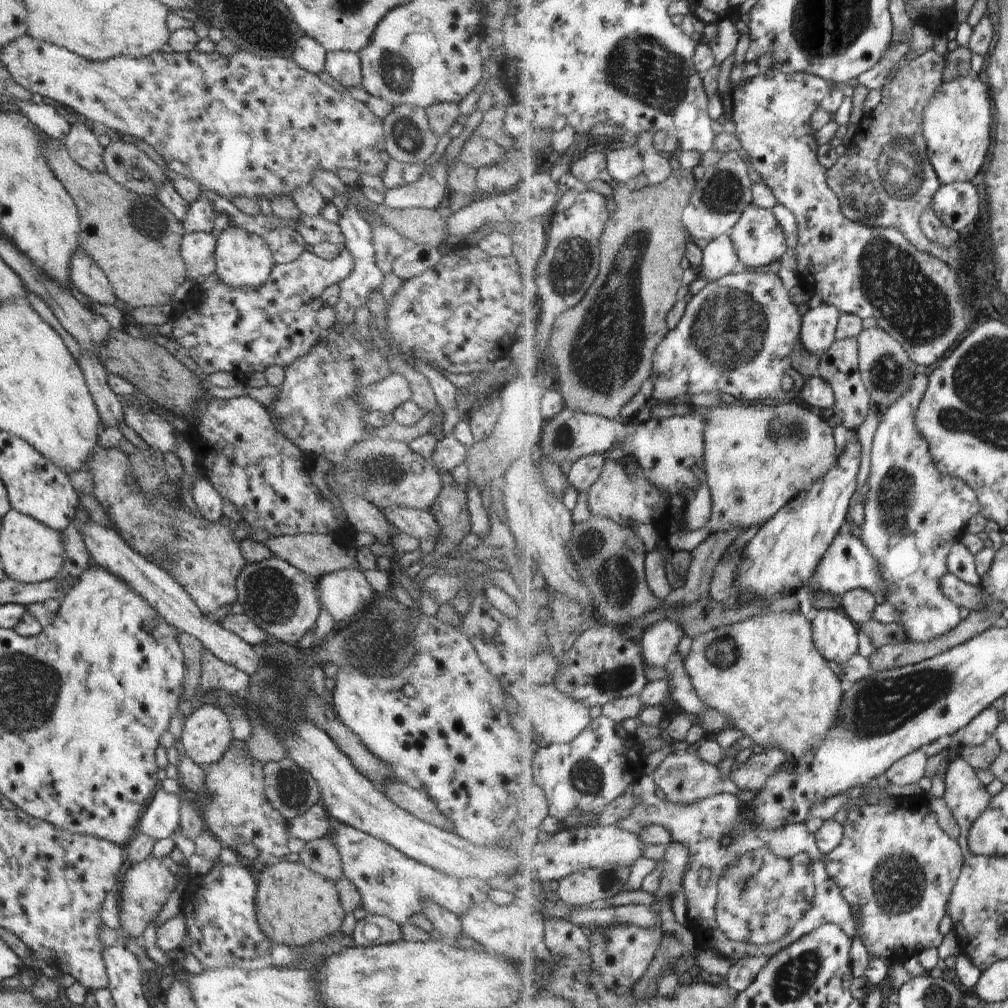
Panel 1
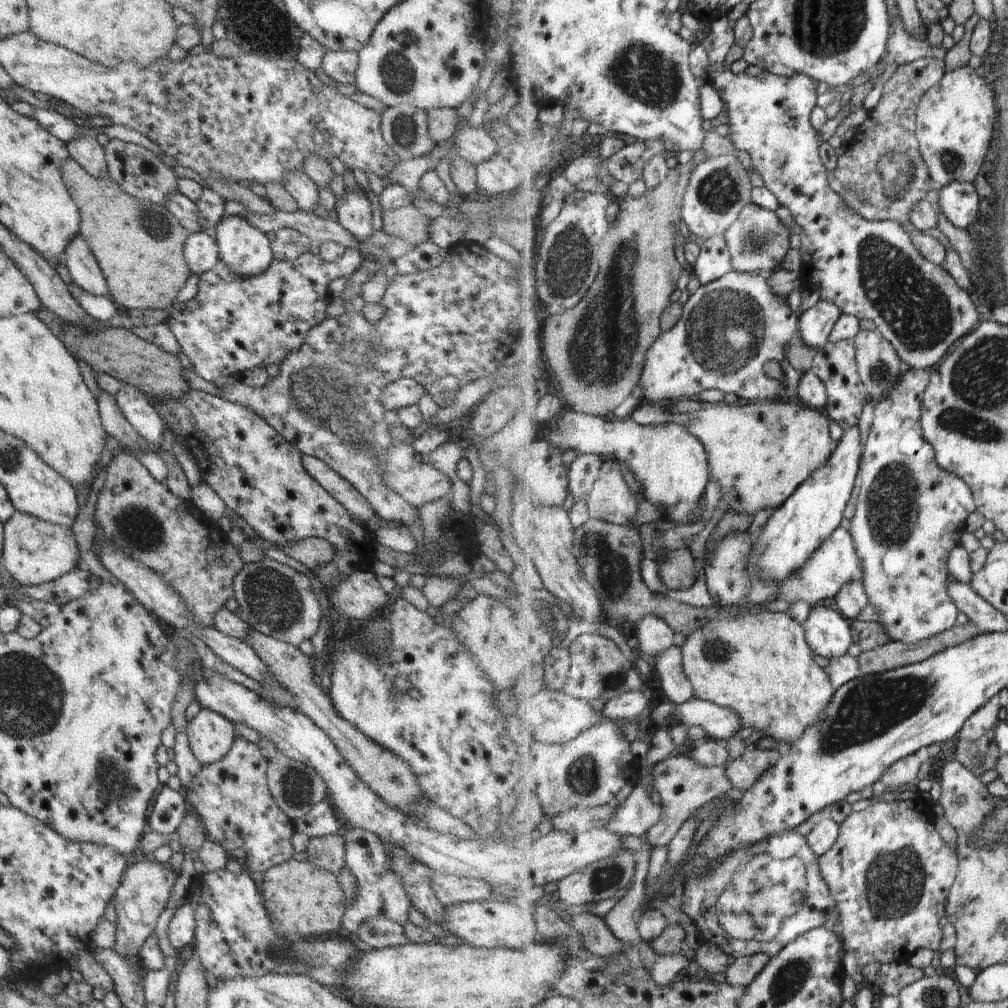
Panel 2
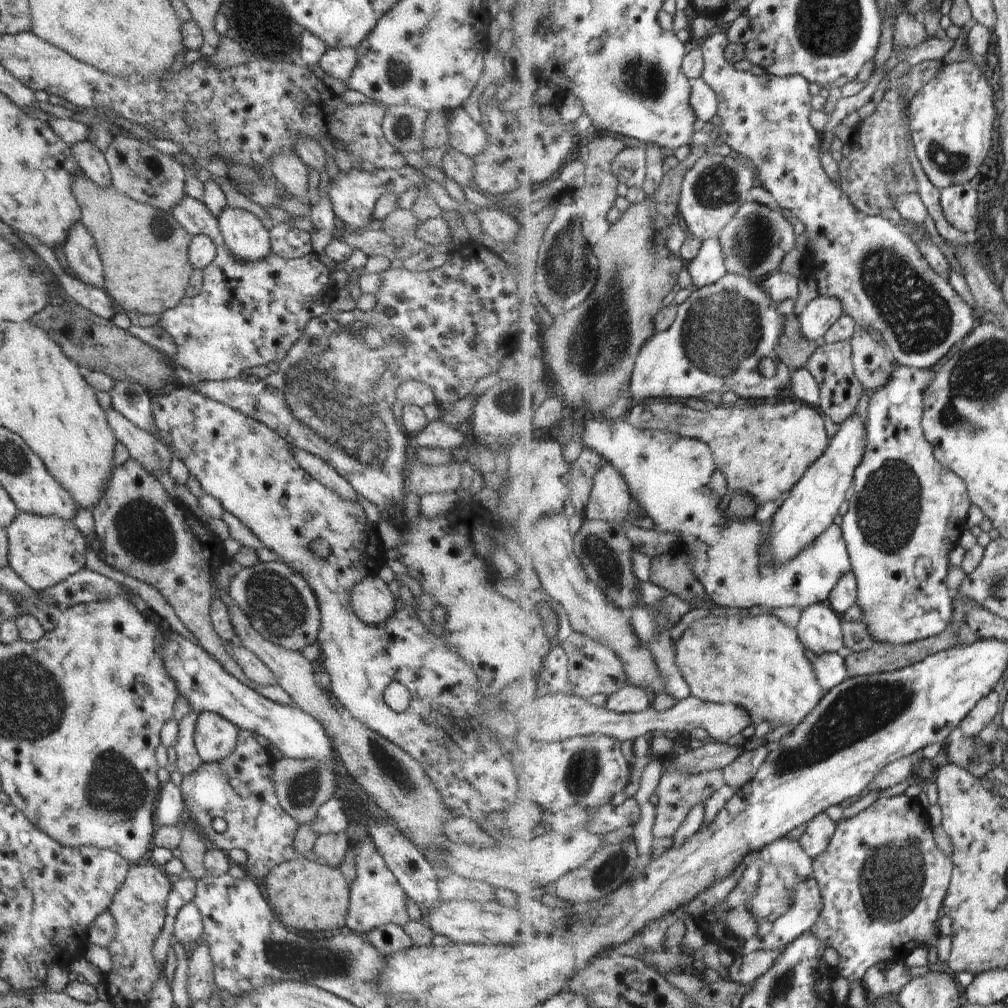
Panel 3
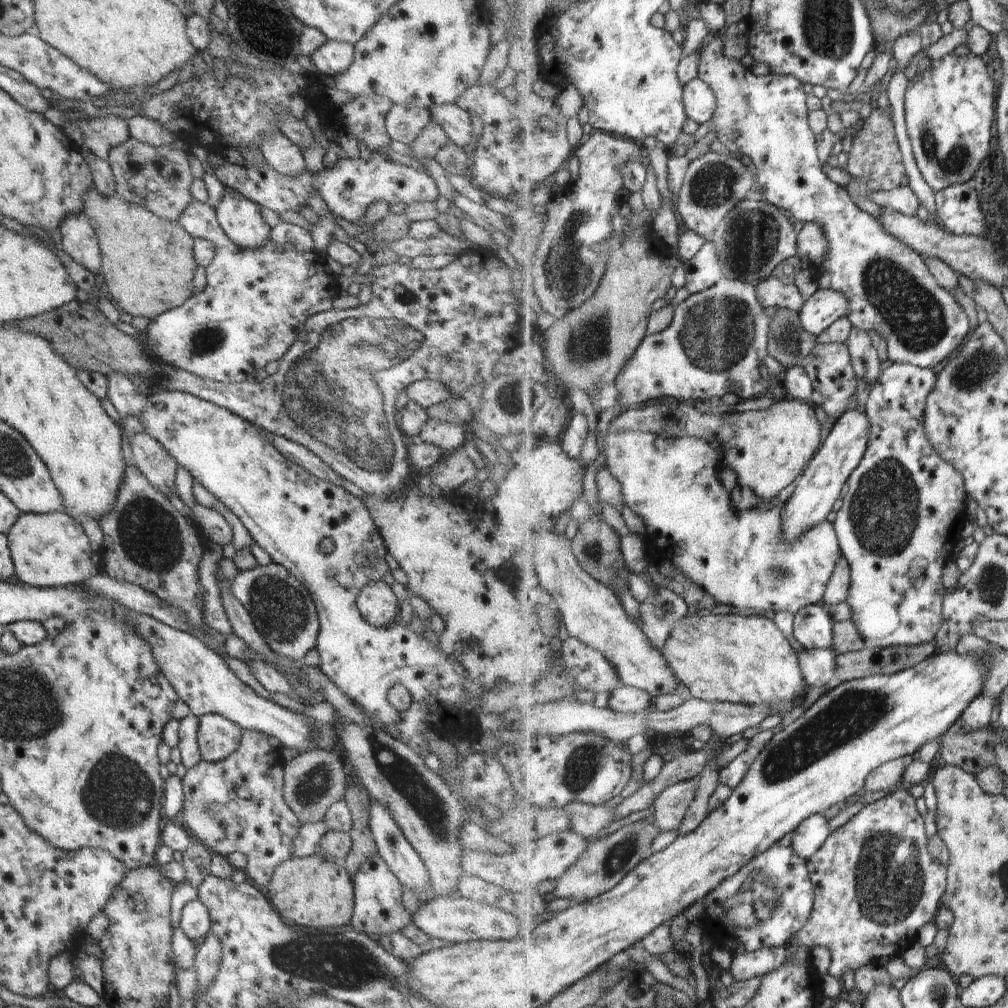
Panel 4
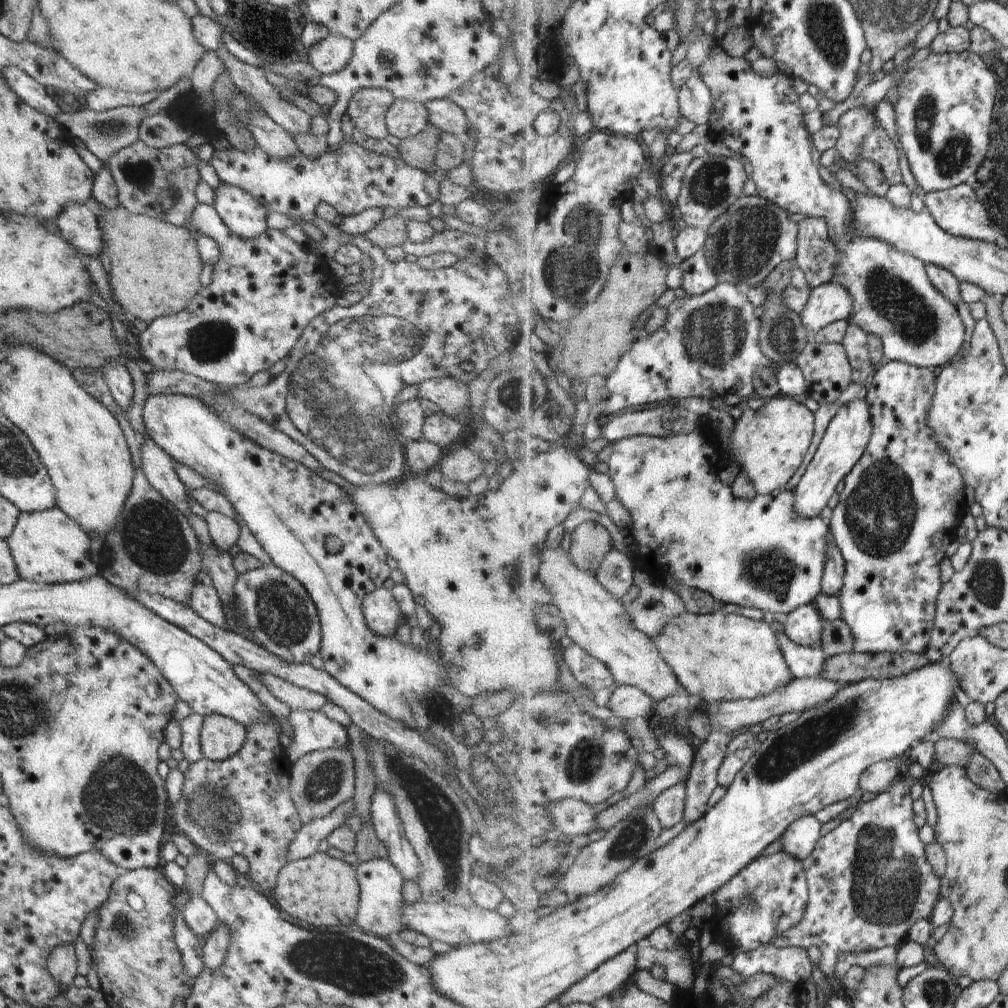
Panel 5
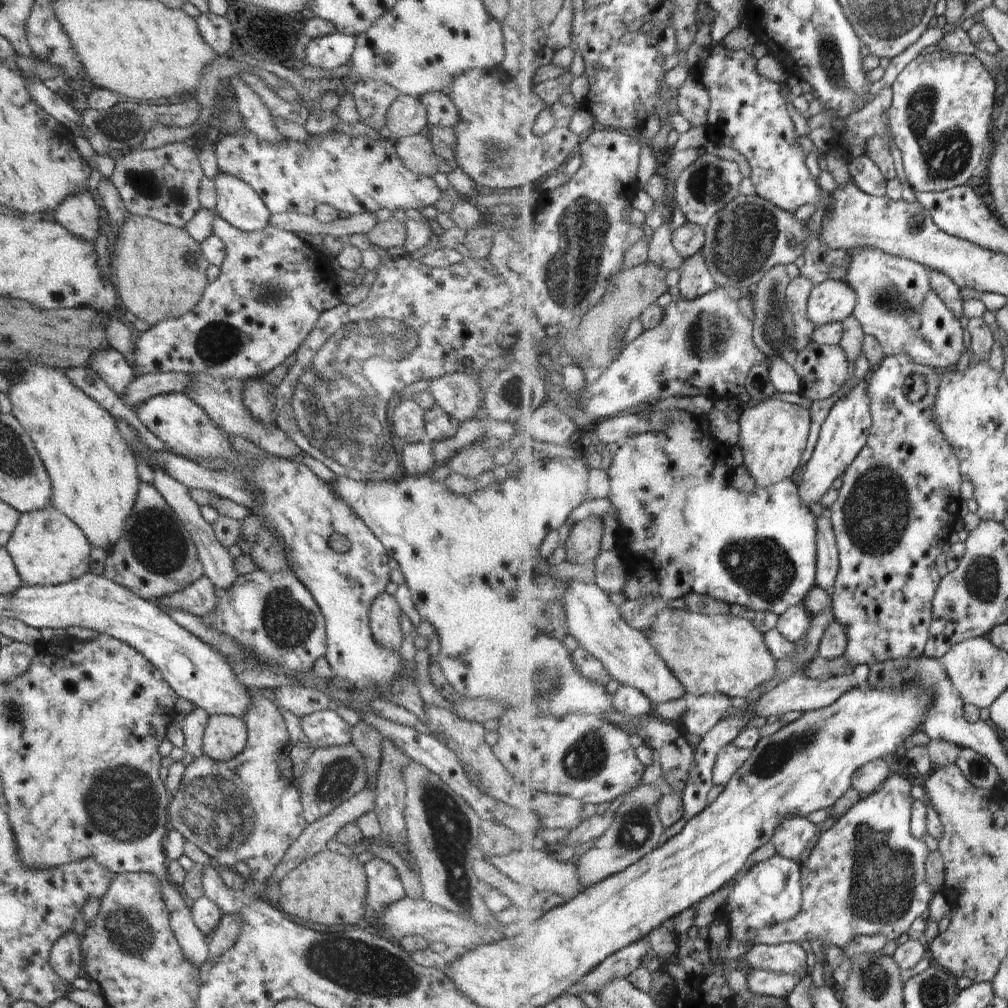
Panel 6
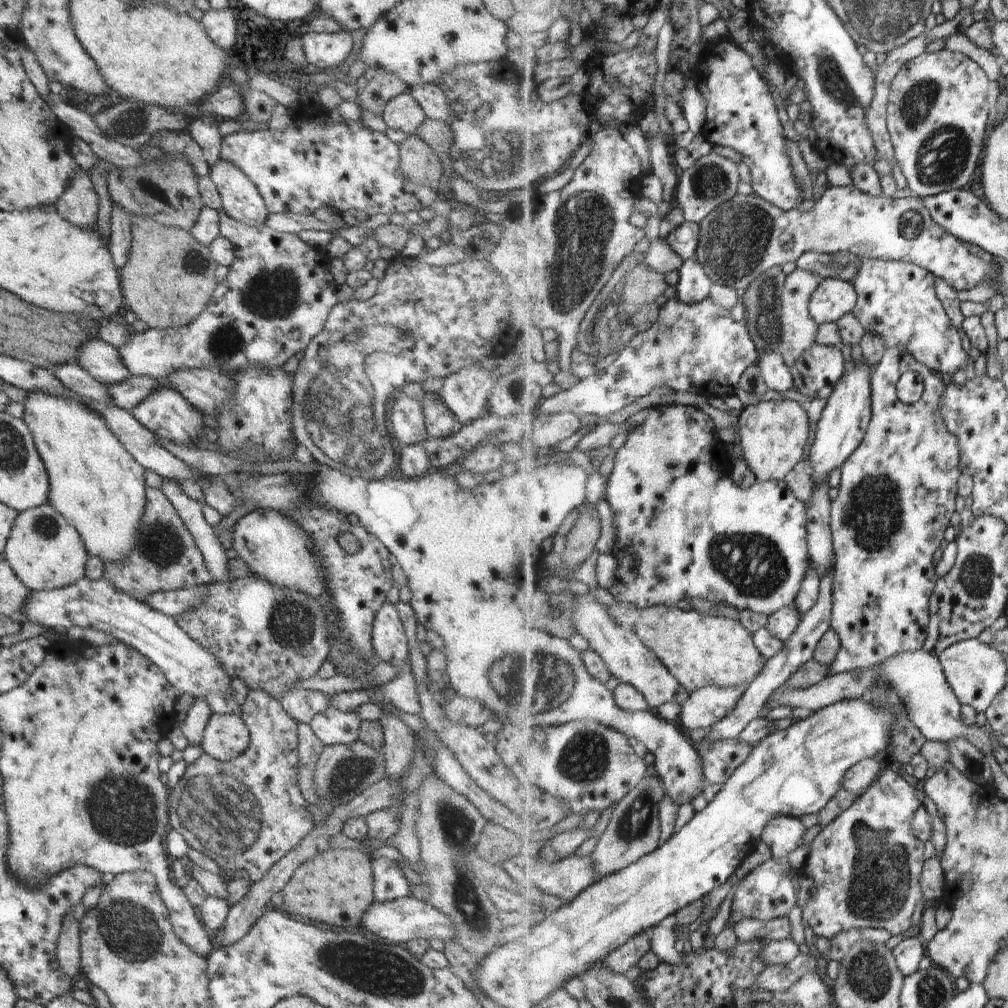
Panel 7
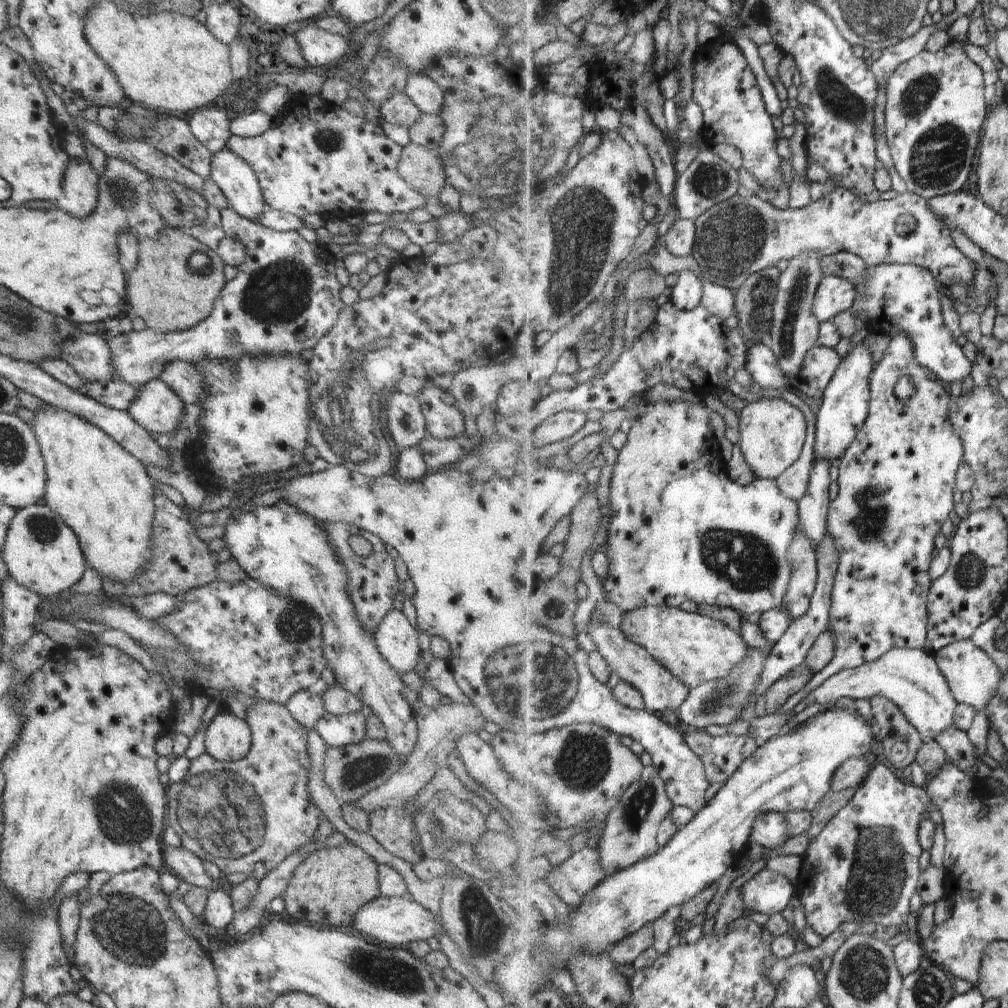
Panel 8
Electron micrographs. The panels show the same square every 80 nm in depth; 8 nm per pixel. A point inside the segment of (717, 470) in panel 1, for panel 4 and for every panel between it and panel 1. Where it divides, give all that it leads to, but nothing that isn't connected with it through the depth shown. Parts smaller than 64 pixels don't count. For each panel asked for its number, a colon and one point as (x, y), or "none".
2: (761, 453)
3: (764, 451)
4: (768, 449)

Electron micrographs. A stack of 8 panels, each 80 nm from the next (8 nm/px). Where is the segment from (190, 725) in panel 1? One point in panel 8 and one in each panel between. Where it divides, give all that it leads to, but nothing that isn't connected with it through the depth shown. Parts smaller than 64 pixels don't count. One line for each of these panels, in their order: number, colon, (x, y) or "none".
2: (210, 735)
3: (215, 738)
4: (218, 737)
5: (221, 737)
6: (224, 736)
7: (226, 736)
8: (228, 739)

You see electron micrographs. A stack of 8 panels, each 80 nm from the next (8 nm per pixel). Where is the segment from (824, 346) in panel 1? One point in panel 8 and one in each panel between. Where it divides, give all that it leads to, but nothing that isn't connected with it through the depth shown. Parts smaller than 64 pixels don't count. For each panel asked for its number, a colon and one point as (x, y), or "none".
2: (816, 325)
3: (822, 314)
4: (827, 306)
5: (829, 303)
6: (834, 300)
7: (835, 297)
8: (836, 295)

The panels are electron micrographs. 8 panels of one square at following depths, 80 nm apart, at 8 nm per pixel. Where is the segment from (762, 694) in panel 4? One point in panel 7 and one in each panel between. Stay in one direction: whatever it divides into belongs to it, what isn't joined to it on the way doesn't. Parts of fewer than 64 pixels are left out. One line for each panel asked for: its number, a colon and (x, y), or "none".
5: (718, 657)
6: (710, 653)
7: (701, 650)

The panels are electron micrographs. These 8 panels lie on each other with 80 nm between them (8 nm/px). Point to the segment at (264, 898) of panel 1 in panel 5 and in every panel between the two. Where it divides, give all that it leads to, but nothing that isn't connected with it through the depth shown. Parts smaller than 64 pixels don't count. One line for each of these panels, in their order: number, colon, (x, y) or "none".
2: (302, 900)
3: (303, 894)
4: (315, 891)
5: (323, 890)

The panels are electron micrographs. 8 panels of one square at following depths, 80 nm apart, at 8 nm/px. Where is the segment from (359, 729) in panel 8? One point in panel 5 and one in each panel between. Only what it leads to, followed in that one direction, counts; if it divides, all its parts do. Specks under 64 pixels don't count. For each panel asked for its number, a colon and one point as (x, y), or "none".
5: (312, 730)
6: (326, 728)
7: (333, 727)

